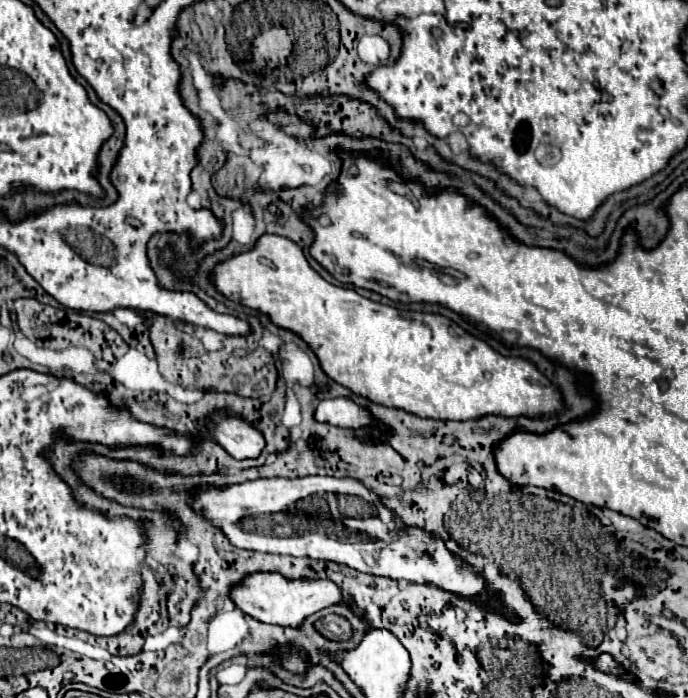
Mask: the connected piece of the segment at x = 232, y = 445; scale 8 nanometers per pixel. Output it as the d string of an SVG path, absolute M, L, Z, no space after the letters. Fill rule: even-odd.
M224 413L214 415L214 429L206 433L218 441L232 457L258 457L264 447L264 437L240 417L230 417Z

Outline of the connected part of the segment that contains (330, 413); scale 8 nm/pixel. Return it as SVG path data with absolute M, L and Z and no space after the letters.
M344 397L322 399L320 407L314 411L314 419L349 429L372 425L370 411L352 403L350 399L344 399Z

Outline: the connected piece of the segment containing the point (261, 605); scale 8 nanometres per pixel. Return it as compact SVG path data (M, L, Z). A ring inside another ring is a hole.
M250 573L248 577L244 577L244 585L232 585L228 597L242 613L262 623L296 627L310 613L338 603L342 599L342 593L332 581L288 581L288 577L280 577L280 573Z

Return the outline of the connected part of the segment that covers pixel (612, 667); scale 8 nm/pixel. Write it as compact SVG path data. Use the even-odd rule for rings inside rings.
M600 655L596 661L594 661L594 665L598 667L598 669L602 669L602 671L612 671L612 673L622 673L622 669L614 663L614 659L610 657L610 655Z

